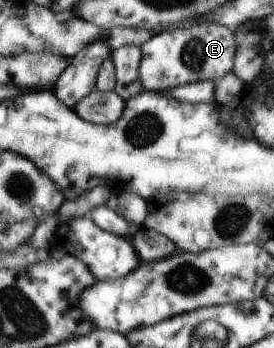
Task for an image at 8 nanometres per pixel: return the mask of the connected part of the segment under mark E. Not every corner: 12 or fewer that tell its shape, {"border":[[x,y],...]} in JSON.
{"border":[[224,24],[163,30],[143,46],[144,90],[216,82],[232,72]]}

